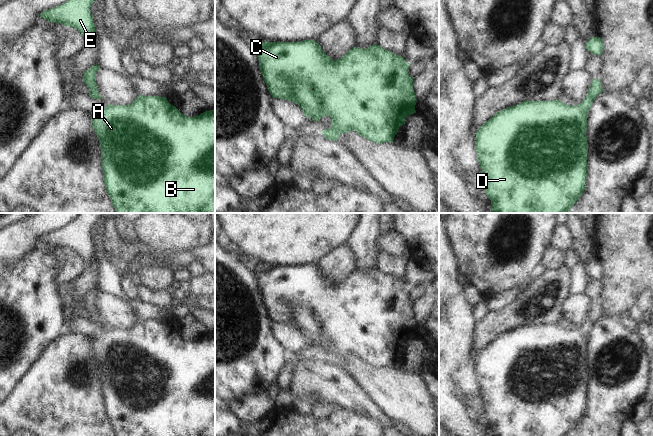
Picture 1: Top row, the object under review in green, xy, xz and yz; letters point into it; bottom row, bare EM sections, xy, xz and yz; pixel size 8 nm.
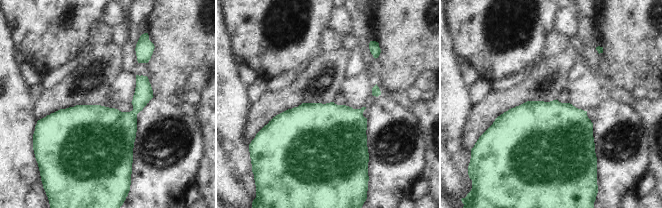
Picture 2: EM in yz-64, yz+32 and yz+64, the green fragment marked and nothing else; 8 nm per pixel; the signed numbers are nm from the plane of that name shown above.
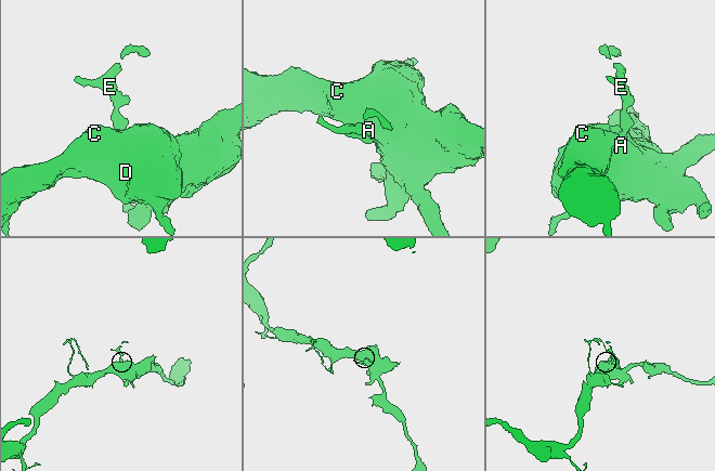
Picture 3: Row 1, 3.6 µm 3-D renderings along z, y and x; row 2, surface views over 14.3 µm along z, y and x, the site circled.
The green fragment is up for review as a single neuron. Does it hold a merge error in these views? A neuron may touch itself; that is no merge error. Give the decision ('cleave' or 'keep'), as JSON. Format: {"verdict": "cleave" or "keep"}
{"verdict": "cleave"}

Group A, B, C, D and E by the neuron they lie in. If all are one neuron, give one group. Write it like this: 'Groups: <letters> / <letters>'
Groups: A B C D / E.

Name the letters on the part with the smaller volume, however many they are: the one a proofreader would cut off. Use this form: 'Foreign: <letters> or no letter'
Foreign: E.

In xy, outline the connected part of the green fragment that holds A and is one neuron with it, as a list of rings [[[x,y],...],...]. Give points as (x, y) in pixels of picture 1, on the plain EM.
[[[139,319],[129,329],[99,331],[91,339],[91,349],[101,371],[103,405],[115,436],[215,436],[215,333],[187,341],[171,329],[166,321]]]

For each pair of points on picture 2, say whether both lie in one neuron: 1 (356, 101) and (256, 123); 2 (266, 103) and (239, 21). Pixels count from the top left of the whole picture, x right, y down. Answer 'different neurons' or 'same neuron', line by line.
1: different neurons
2: different neurons

